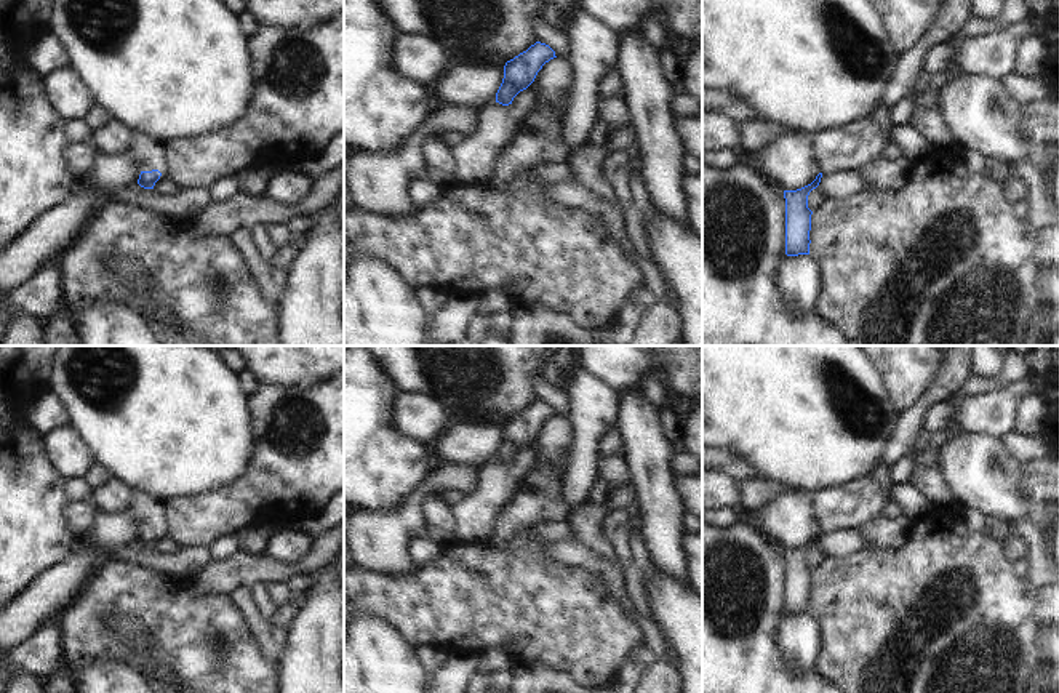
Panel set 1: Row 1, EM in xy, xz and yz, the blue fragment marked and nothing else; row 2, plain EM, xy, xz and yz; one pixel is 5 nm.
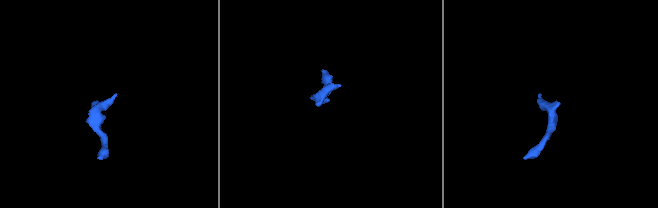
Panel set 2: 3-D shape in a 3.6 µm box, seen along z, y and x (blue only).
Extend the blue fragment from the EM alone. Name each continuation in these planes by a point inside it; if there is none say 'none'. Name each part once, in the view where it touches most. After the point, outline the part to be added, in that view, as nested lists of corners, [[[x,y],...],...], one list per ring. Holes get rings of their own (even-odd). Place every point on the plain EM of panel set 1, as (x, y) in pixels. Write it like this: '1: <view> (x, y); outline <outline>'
1: xy (149, 511); outline [[[133,491],[126,511],[141,523],[142,530],[158,528],[163,523],[163,503],[147,493]]]

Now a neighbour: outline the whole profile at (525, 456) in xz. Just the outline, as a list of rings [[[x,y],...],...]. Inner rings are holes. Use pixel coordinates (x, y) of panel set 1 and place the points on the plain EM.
[[[534,448],[520,450],[509,464],[488,461],[478,471],[477,487],[451,507],[456,538],[485,541],[501,507],[512,498],[525,474],[534,467]]]

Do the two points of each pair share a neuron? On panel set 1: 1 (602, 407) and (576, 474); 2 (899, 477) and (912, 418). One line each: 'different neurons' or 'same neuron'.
1: same neuron
2: different neurons

